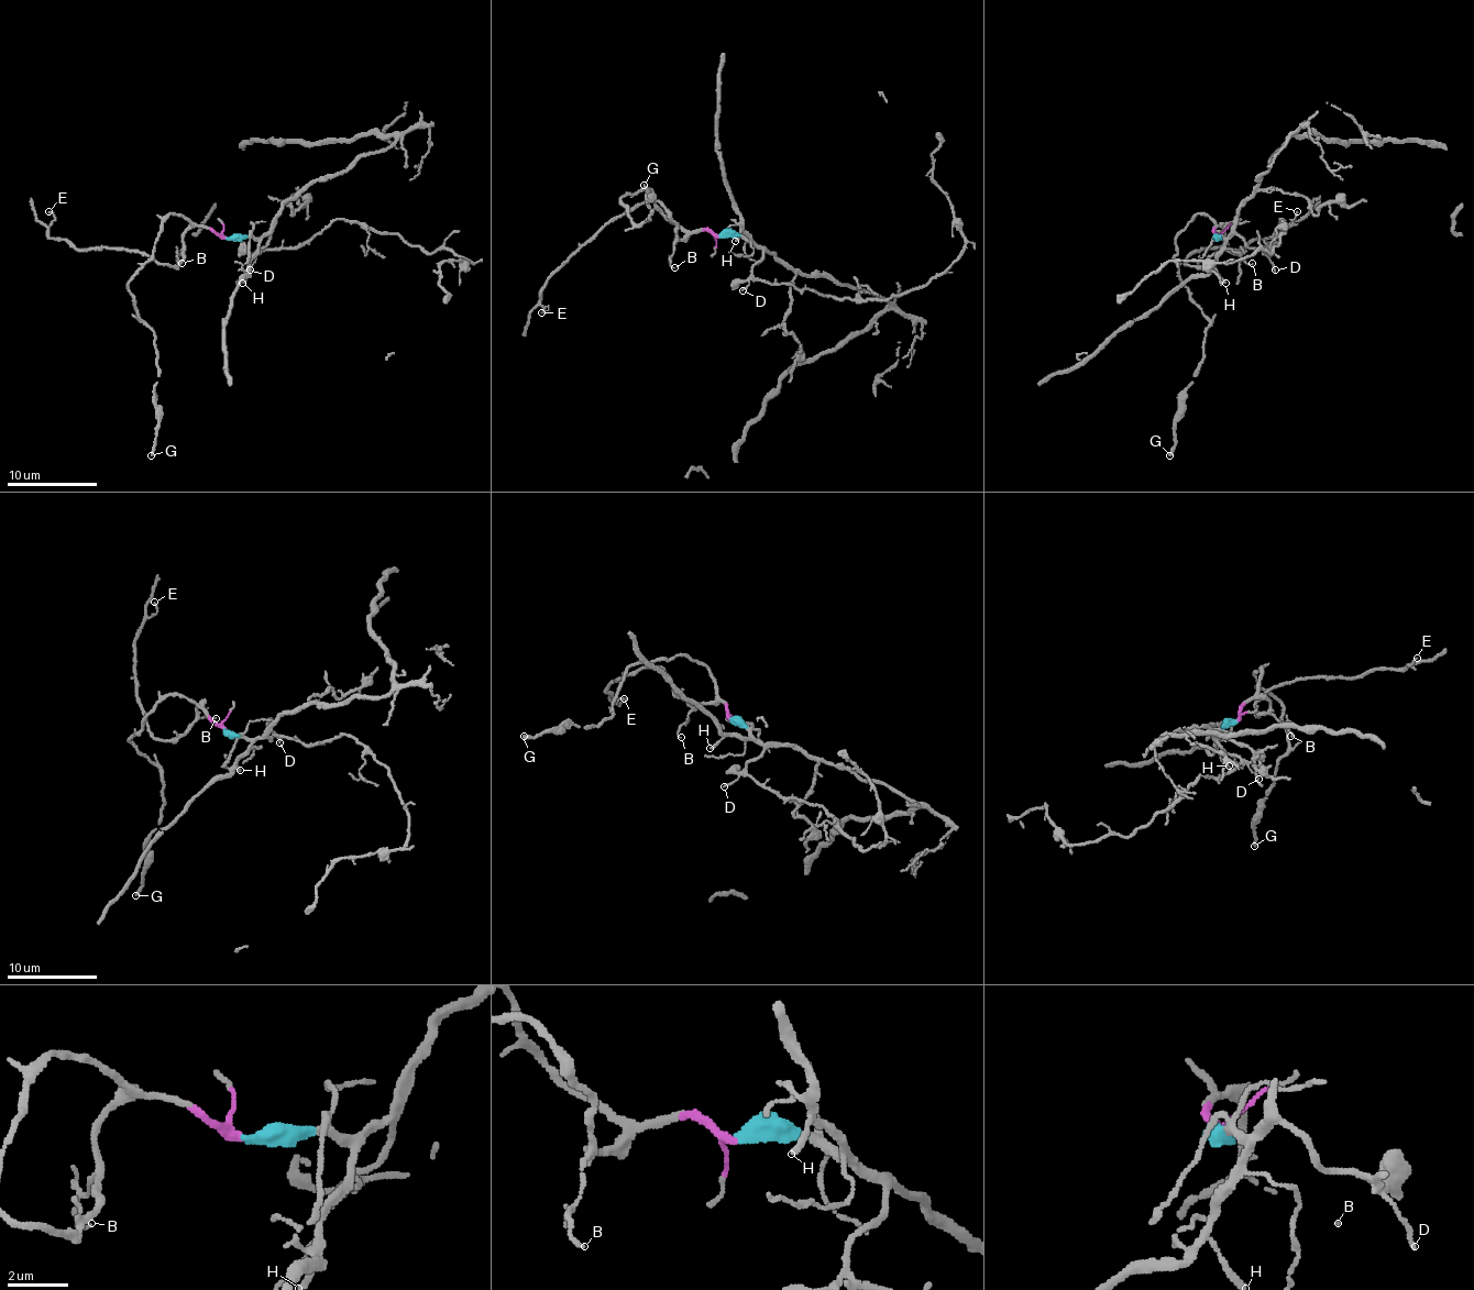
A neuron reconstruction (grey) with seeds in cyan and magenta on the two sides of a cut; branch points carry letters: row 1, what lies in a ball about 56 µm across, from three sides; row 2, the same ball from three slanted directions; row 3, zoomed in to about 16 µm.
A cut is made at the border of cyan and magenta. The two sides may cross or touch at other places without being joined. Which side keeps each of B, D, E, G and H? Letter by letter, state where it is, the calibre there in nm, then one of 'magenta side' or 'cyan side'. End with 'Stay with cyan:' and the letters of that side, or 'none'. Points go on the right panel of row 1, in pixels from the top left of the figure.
B: at (1252, 263); 100 nm thick; magenta side
D: at (1275, 269); 130 nm thick; cyan side
E: at (1297, 211); 120 nm thick; magenta side
G: at (1169, 455); 200 nm thick; magenta side
H: at (1225, 283); 140 nm thick; cyan side
Stay with cyan: D, H

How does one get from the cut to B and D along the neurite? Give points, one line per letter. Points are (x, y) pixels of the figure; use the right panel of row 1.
B: (1221, 239), (1214, 228), (1219, 225), (1223, 245), (1253, 264)
D: (1221, 239), (1234, 234), (1249, 247), (1260, 250), (1275, 271)

